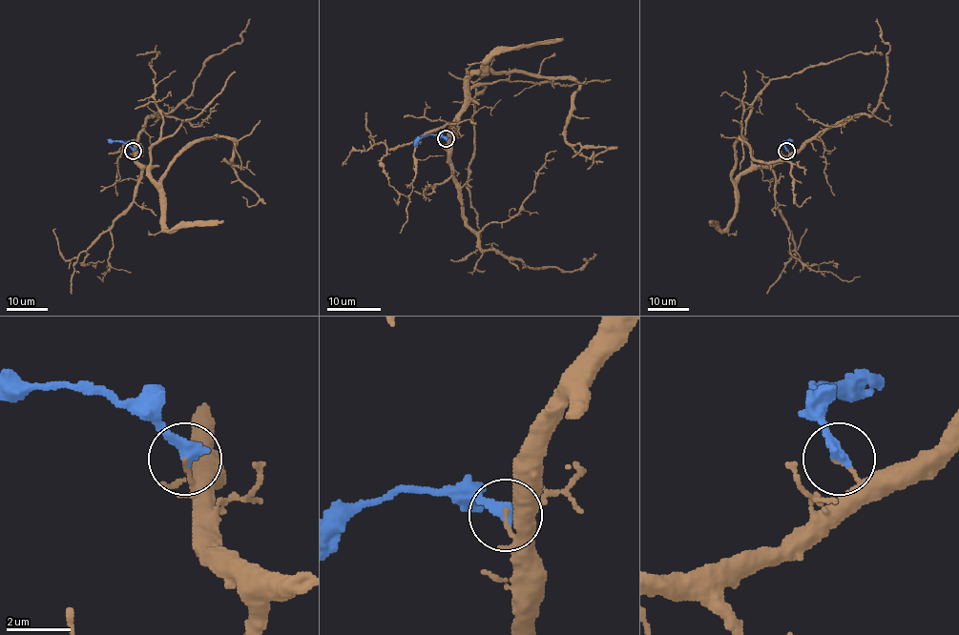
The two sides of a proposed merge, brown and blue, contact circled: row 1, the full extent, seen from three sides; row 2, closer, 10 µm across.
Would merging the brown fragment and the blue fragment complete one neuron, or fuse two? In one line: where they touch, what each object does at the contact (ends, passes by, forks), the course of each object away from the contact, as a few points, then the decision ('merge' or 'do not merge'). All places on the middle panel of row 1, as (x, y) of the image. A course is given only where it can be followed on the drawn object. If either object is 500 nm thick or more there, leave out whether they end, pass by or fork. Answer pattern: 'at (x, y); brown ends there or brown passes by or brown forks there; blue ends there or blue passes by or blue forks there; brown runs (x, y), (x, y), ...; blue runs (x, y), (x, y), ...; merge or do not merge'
at (446, 138); brown ends there; blue ends there; brown runs (446, 138), (464, 101), (464, 82), (483, 68), (572, 78), (578, 88), (566, 139), (609, 148), (587, 169); blue runs (446, 138), (432, 134), (423, 135), (413, 145); do not merge

